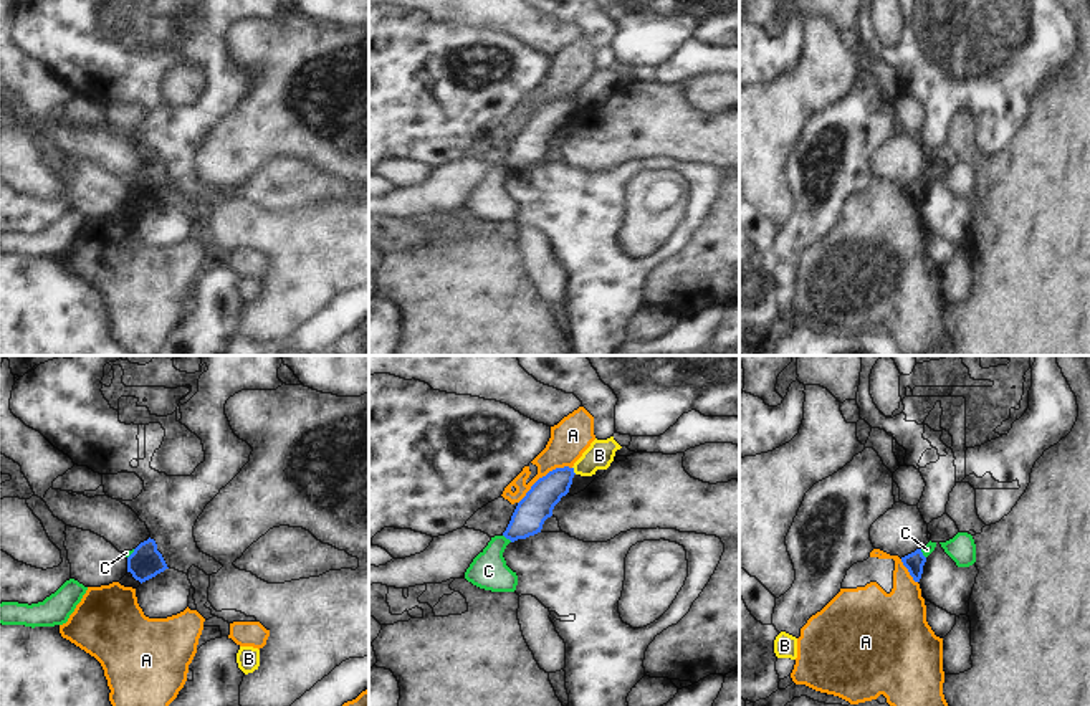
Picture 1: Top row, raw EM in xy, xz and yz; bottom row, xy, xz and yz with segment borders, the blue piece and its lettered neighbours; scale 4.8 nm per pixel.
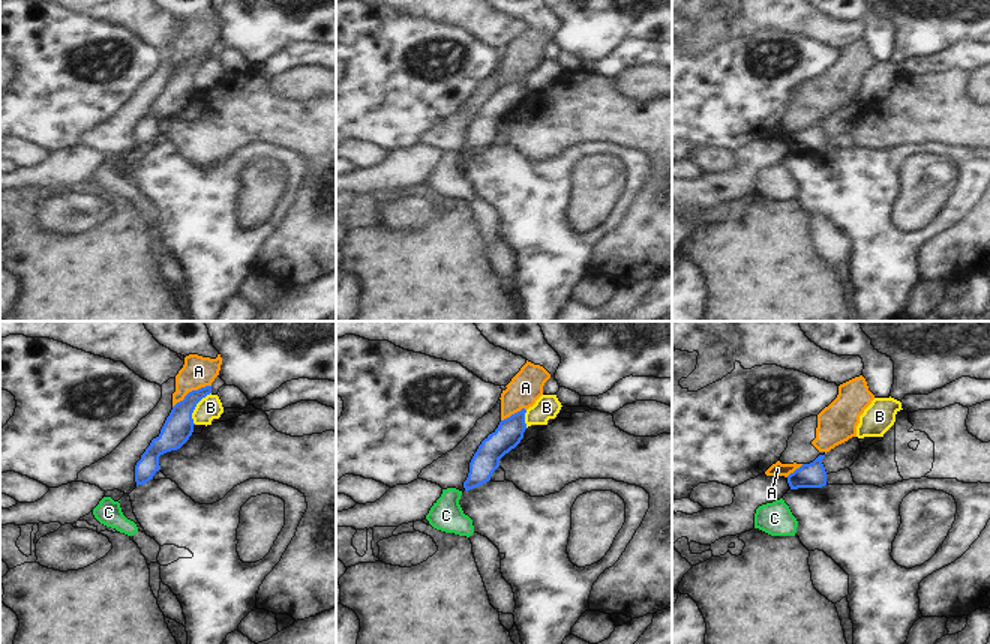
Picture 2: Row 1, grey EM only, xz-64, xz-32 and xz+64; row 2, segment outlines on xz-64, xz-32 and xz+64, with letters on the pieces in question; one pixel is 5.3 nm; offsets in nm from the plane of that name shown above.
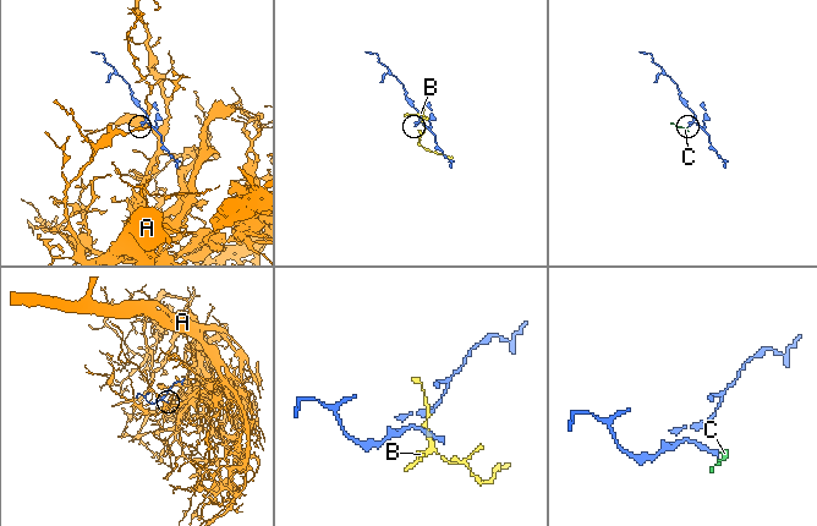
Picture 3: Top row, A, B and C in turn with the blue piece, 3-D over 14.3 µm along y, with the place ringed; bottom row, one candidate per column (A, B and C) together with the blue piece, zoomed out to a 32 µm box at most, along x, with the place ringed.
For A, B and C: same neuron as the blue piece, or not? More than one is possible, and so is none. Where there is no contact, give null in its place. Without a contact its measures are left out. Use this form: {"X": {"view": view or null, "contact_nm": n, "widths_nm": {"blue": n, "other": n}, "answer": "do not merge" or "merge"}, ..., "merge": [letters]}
{"A": {"view": "xz", "contact_nm": 320, "widths_nm": {"blue": 160, "other": 190}, "answer": "do not merge"}, "B": {"view": "xz", "contact_nm": 40, "widths_nm": {"blue": 160, "other": 140}, "answer": "do not merge"}, "C": {"view": "xz", "contact_nm": 60, "widths_nm": {"blue": 160, "other": 180}, "answer": "do not merge"}, "merge": []}

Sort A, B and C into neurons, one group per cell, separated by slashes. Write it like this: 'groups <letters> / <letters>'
groups A / B / C

